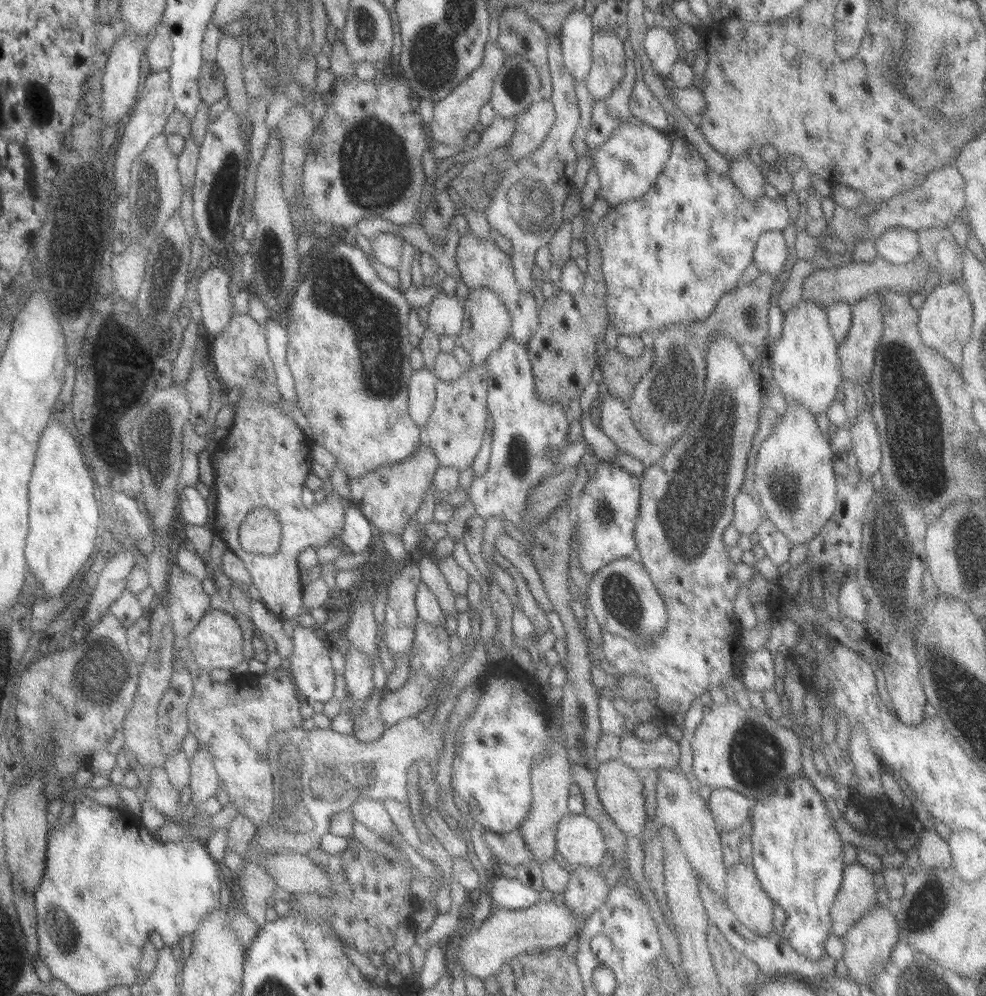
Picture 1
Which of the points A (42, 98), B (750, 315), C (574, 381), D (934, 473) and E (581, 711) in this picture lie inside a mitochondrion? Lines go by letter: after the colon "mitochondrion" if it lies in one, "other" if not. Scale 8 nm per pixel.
A: mitochondrion
B: other
C: other
D: mitochondrion
E: other

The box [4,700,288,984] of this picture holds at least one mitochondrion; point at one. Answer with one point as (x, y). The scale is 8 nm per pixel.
(64, 928)

